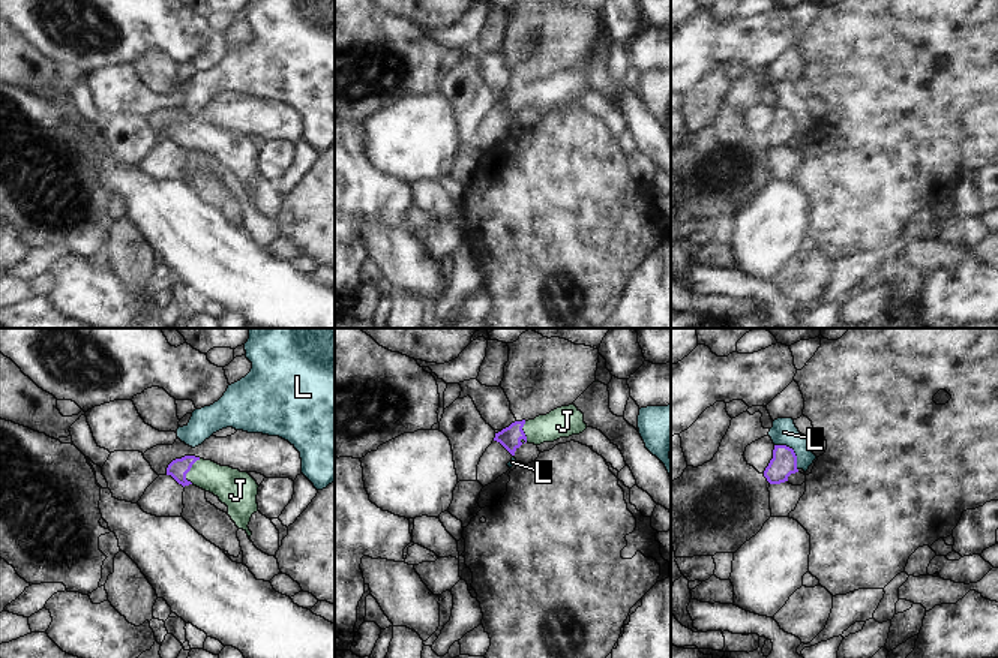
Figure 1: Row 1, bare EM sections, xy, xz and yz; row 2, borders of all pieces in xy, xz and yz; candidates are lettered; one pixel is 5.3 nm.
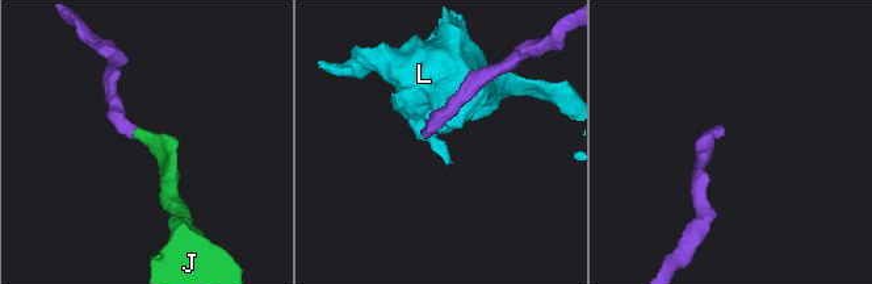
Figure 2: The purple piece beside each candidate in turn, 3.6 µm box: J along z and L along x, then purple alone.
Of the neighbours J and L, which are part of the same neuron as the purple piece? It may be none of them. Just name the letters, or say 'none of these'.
J

